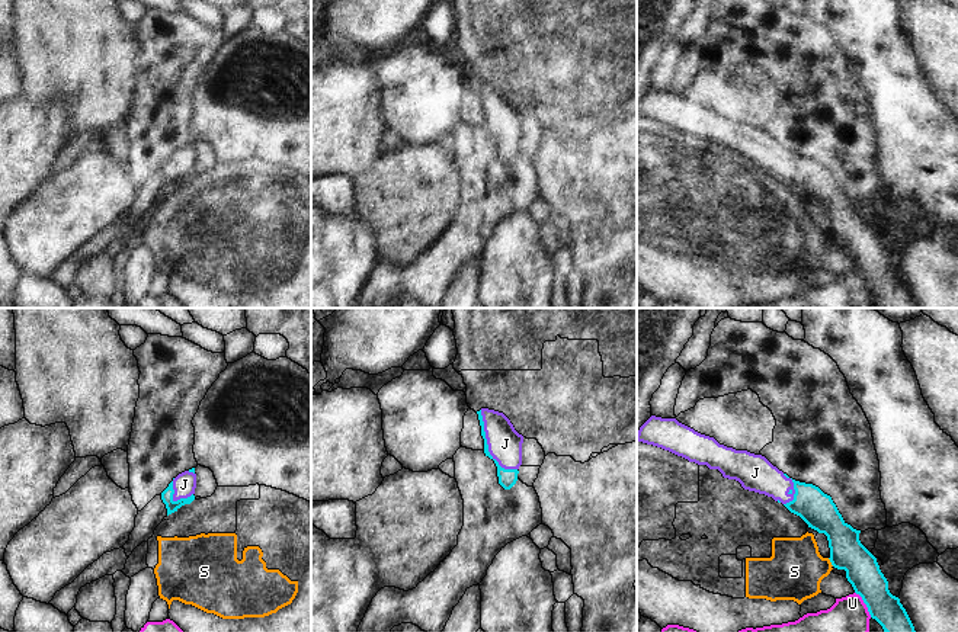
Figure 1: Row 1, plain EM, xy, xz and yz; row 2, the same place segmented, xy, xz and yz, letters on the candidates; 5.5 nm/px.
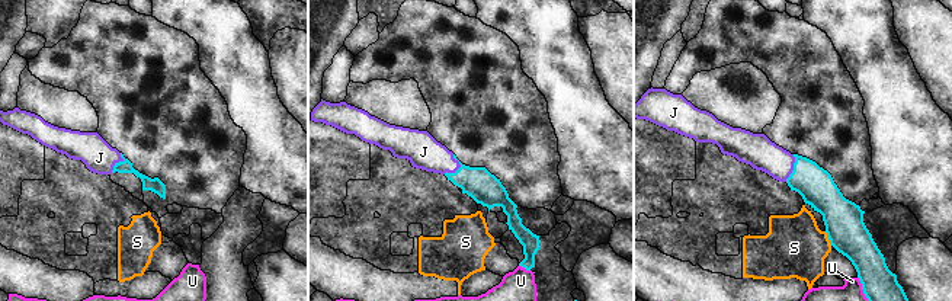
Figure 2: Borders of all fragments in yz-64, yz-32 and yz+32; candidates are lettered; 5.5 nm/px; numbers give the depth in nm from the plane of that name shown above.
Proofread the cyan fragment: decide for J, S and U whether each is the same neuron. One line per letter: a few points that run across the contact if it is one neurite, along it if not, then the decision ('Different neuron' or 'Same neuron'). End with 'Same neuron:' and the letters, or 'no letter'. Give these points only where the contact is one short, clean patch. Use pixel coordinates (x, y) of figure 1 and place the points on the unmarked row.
J: Same neuron
S: Line: yz (827, 233), (833, 240). Different neuron
U: Different neuron
Same neuron: J.

